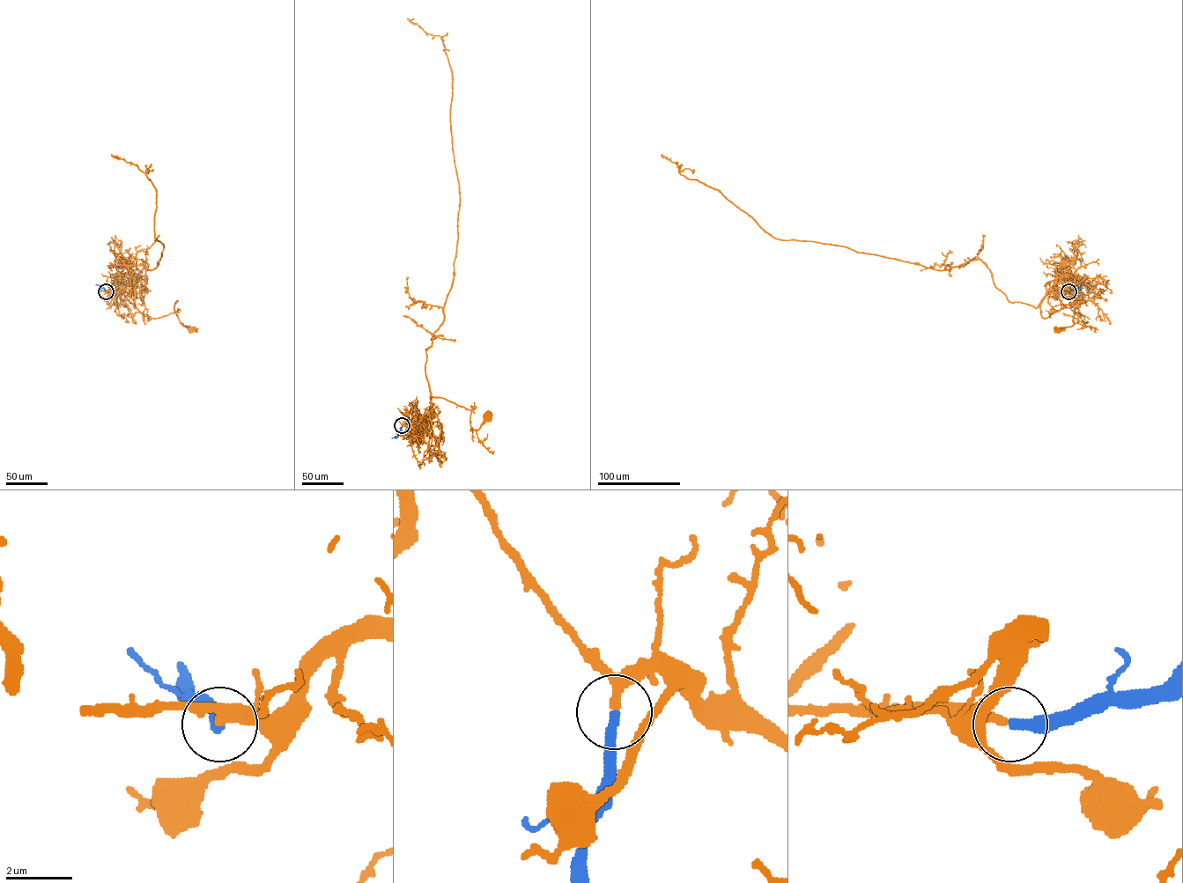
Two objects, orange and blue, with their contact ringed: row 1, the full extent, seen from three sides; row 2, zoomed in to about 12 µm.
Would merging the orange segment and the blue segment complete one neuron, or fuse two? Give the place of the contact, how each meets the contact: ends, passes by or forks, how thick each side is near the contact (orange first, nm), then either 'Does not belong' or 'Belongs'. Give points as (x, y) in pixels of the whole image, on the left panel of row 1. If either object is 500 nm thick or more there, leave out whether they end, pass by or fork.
Place: (106, 291). At the ring orange passes by. At the ring blue ends. Thickness 240 nm (orange) against 320 nm. Belongs

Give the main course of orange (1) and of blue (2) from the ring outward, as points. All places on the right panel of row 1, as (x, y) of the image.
1: (1068, 291), (1069, 283), (1076, 279), (1062, 274), (1041, 304), (1045, 318), (1072, 303), (1073, 324), (1056, 329)
2: (1068, 291), (1080, 288), (1082, 284)

